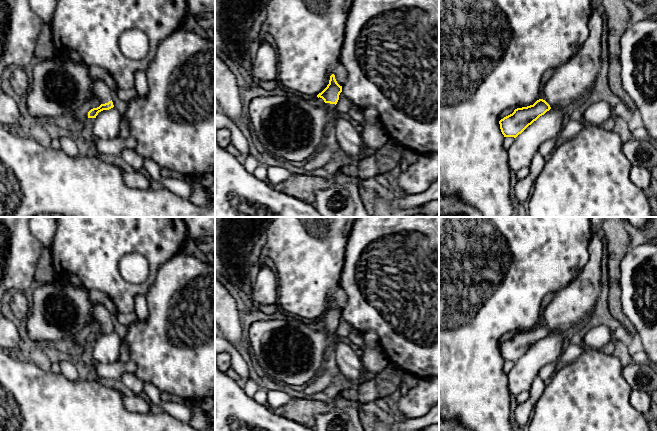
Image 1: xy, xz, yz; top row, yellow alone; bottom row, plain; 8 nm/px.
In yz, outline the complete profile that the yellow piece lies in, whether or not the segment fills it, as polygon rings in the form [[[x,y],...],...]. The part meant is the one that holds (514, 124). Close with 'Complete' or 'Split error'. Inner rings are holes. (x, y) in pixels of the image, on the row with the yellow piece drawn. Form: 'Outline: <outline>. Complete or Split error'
Outline: [[[592,11],[588,30],[588,37],[578,52],[564,65],[554,69],[544,88],[544,98],[533,105],[515,109],[512,114],[499,121],[504,137],[516,138],[551,108],[570,110],[589,95],[602,67],[601,11]]]. Split error

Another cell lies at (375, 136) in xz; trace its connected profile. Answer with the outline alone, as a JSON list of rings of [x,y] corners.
[[[354,104],[351,105],[348,114],[364,127],[361,136],[368,147],[379,155],[389,148],[392,141],[380,122],[368,123],[364,118],[363,109]]]

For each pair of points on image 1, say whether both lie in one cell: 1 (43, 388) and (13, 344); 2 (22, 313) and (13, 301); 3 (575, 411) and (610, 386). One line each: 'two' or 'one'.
1: two
2: one
3: one

